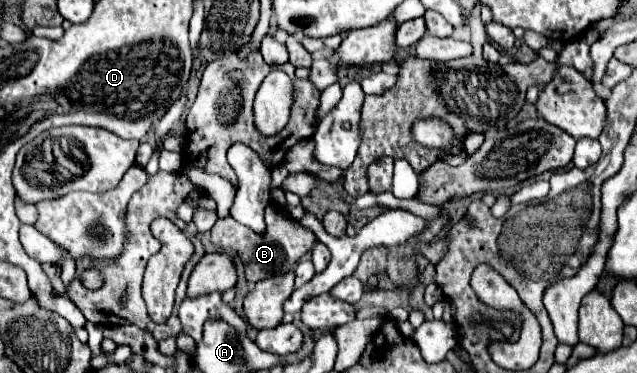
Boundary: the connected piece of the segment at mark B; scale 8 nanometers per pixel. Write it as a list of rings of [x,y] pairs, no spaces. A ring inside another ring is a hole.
[[[270,202],[266,206],[266,232],[258,234],[254,230],[250,230],[244,224],[238,224],[230,214],[226,218],[220,218],[212,230],[212,244],[220,250],[232,250],[244,264],[244,272],[246,272],[246,280],[248,282],[260,282],[272,276],[280,276],[286,272],[292,272],[298,264],[298,260],[314,248],[316,244],[316,236],[312,232],[308,232],[306,228],[302,228],[300,224],[296,224],[284,208],[278,208],[274,202]]]

